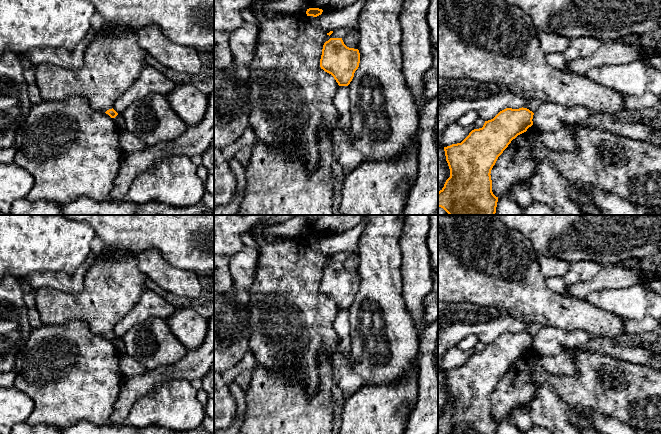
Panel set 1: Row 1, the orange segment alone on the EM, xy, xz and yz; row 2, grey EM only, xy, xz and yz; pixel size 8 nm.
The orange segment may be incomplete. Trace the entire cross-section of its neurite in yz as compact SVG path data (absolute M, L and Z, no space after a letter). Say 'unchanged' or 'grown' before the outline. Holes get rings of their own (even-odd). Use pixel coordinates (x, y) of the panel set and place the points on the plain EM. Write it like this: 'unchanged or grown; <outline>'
unchanged; M506 332L482 352L472 354L461 366L444 371L450 401L438 416L438 431L444 434L496 434L498 421L492 416L491 394L513 363L533 349L534 337L527 332Z

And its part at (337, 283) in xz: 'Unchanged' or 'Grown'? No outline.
Unchanged

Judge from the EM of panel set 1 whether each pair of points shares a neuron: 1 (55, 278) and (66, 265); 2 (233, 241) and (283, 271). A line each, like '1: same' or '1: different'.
1: different
2: different

